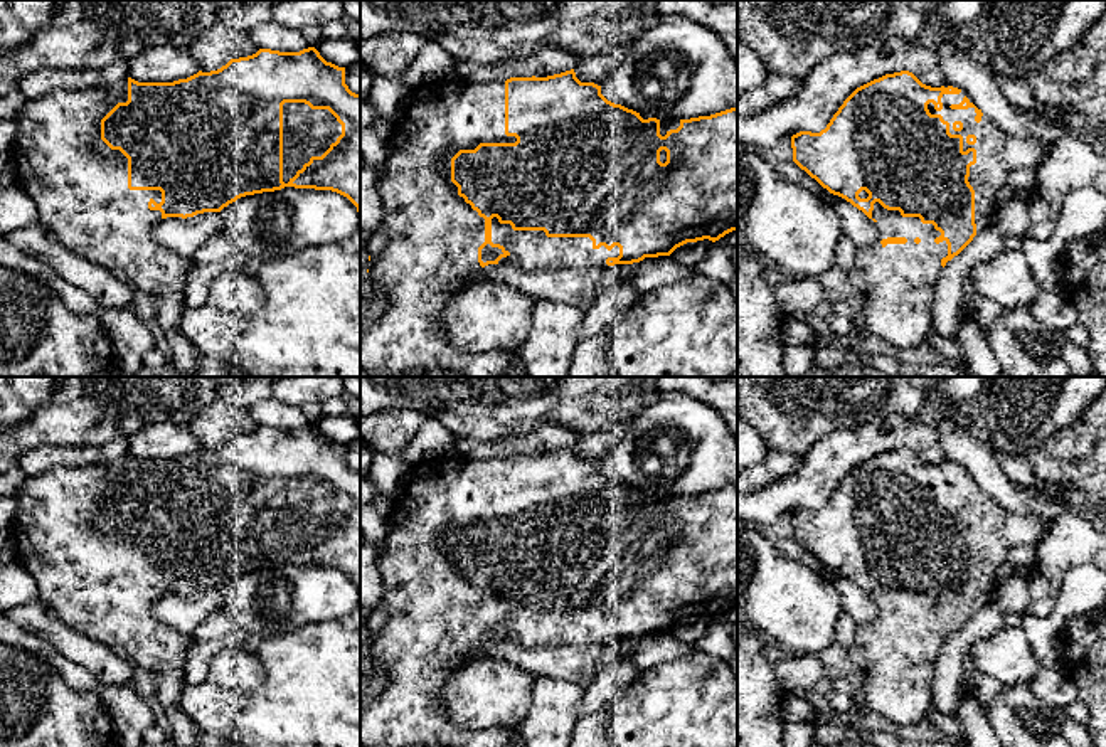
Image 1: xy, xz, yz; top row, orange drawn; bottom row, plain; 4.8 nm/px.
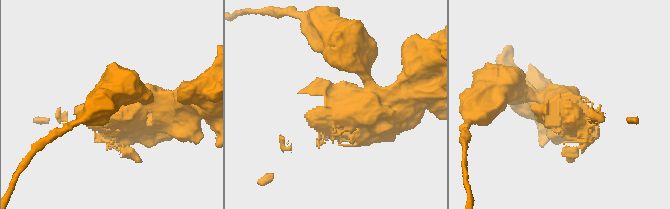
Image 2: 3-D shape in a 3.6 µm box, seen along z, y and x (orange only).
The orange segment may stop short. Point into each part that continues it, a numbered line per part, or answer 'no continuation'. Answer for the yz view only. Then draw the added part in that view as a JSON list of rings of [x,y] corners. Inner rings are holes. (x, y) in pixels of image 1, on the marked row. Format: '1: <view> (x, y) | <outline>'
1: yz (997, 153) | [[[963,91],[960,94],[943,94],[943,109],[936,111],[933,103],[928,104],[928,109],[931,114],[941,114],[949,123],[951,135],[963,136],[963,151],[976,150],[976,163],[970,167],[968,182],[975,190],[975,224],[976,234],[980,234],[993,222],[997,193],[1007,185],[1010,173],[1020,168],[1037,170],[1047,151],[1035,140],[1000,131],[985,114],[976,123],[975,108],[949,108],[960,104],[965,96]]]

